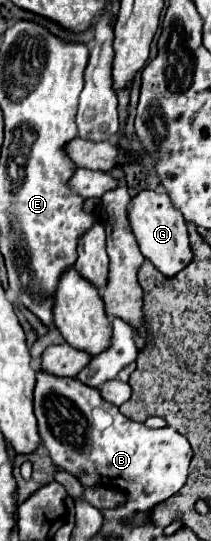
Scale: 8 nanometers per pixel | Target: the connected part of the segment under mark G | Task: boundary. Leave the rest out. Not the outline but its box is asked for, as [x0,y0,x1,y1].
[130,190,192,276]

